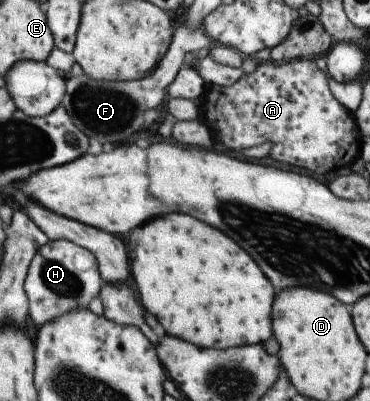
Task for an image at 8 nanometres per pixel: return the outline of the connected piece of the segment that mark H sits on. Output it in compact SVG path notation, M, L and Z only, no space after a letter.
M48 240L36 250L23 279L30 323L42 325L66 311L86 308L90 299L98 295L102 282L96 258L90 251L68 240Z

